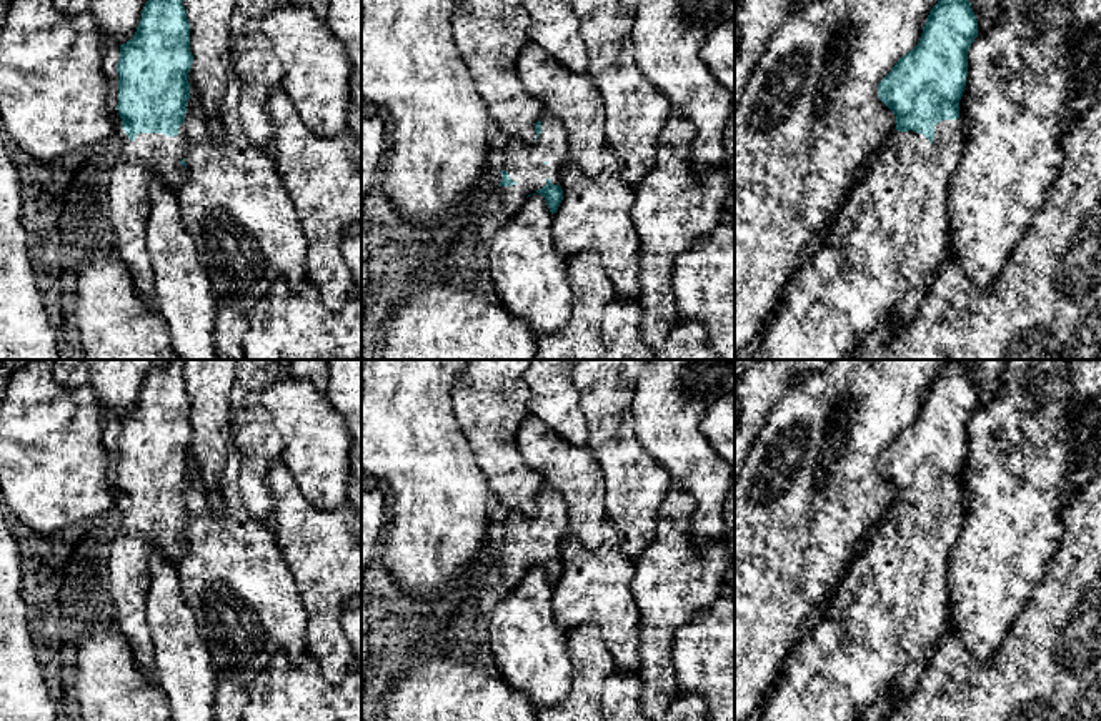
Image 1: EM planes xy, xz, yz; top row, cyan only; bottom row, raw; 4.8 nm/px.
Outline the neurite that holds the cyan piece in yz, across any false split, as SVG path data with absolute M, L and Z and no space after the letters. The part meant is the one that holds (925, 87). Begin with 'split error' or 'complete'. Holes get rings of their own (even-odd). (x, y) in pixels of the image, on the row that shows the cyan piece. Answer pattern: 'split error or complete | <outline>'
split error | M938 0L938 3L928 15L918 45L904 57L901 57L891 68L891 72L879 82L878 97L896 115L898 132L891 133L886 138L884 145L878 150L876 160L871 163L866 177L858 181L853 193L848 196L821 248L815 253L806 266L796 271L790 285L785 288L783 301L775 318L765 328L765 338L761 340L753 360L849 360L858 346L866 340L866 336L884 320L889 325L886 338L891 338L908 321L913 320L926 288L933 283L936 271L948 256L948 186L963 152L963 123L959 120L959 100L966 87L968 50L976 37L978 20L969 0Z

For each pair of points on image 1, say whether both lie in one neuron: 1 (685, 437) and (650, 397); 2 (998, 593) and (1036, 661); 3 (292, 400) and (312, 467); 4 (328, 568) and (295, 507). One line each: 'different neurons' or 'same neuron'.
1: same neuron
2: different neurons
3: same neuron
4: same neuron

